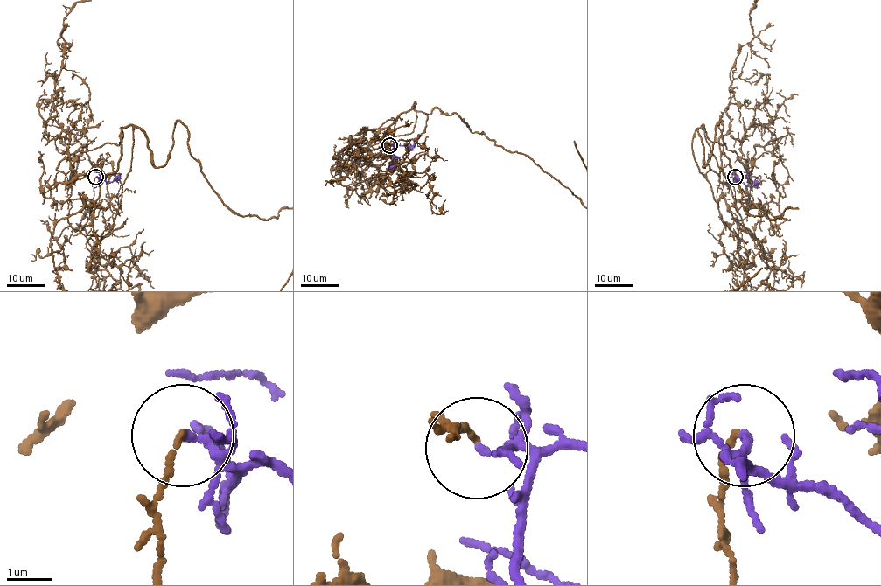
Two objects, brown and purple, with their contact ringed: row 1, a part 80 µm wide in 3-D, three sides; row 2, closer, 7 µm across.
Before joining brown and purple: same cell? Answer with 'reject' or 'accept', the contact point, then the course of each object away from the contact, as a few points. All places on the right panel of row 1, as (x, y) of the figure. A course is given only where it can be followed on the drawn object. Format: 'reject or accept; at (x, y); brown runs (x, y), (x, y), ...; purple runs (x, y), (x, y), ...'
reject; at (735, 177); purple runs (735, 177), (747, 185), (747, 175), (742, 172)

